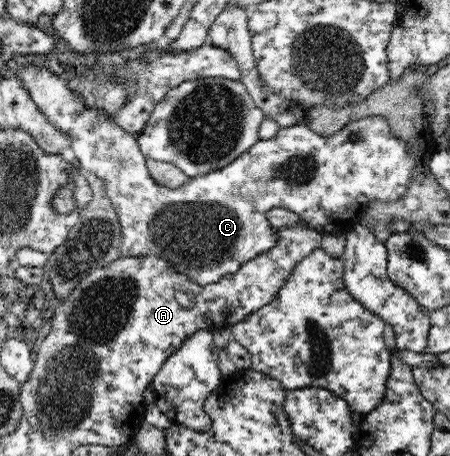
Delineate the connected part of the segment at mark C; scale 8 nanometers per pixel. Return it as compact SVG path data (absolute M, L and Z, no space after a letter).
M33 64L20 66L17 70L16 78L21 82L21 87L29 93L31 100L37 105L37 108L48 118L48 121L52 123L58 131L63 131L63 133L69 137L69 145L71 145L77 157L76 160L80 165L86 169L86 171L95 173L100 180L104 181L106 187L105 193L111 200L113 209L116 211L119 223L121 224L121 258L156 256L156 258L170 263L170 266L175 267L178 273L183 273L188 279L195 281L202 287L208 285L208 283L220 281L224 275L234 275L234 273L247 262L262 256L264 253L270 252L278 244L278 234L276 234L276 230L274 230L267 217L267 214L271 210L281 208L296 213L305 221L308 228L316 229L316 231L320 231L320 233L346 235L350 228L359 224L361 216L365 213L366 209L368 209L368 203L370 203L370 201L398 201L398 199L402 199L402 197L406 195L406 191L408 191L410 174L416 165L415 151L413 151L415 147L409 147L403 139L396 137L391 132L389 123L383 117L374 115L374 117L362 117L362 119L356 119L352 121L352 123L346 123L344 129L340 129L340 131L334 133L334 135L318 135L315 131L312 131L306 123L295 123L293 126L280 128L276 137L269 140L259 139L248 151L239 155L232 163L225 165L223 168L190 178L190 181L188 181L186 185L182 185L176 190L169 189L169 187L160 185L152 178L152 174L150 174L146 165L147 158L140 151L136 136L125 132L113 118L106 116L106 113L98 112L96 108L86 106L86 104L82 102L82 96L70 87L70 83L68 83L66 79L52 73L48 67L38 67Z

